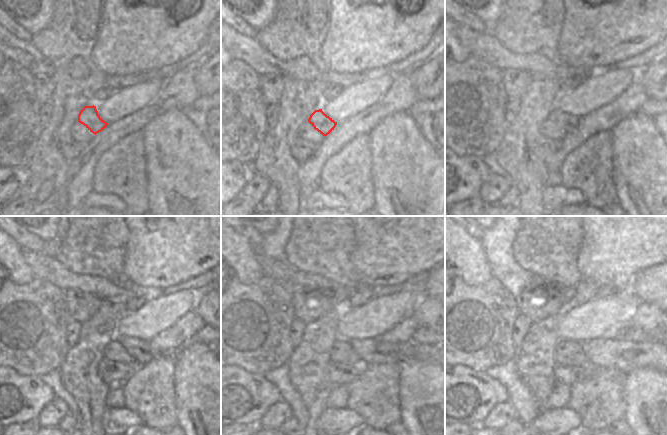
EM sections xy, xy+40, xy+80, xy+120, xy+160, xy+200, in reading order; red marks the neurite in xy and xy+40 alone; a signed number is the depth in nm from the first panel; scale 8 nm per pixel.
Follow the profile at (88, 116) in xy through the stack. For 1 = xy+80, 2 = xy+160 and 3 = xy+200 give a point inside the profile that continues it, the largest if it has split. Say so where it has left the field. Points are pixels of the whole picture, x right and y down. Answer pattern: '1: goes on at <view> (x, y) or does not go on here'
1: goes on at xy+80 (557, 124)
2: goes on at xy+160 (371, 351)
3: goes on at xy+200 (624, 355)

